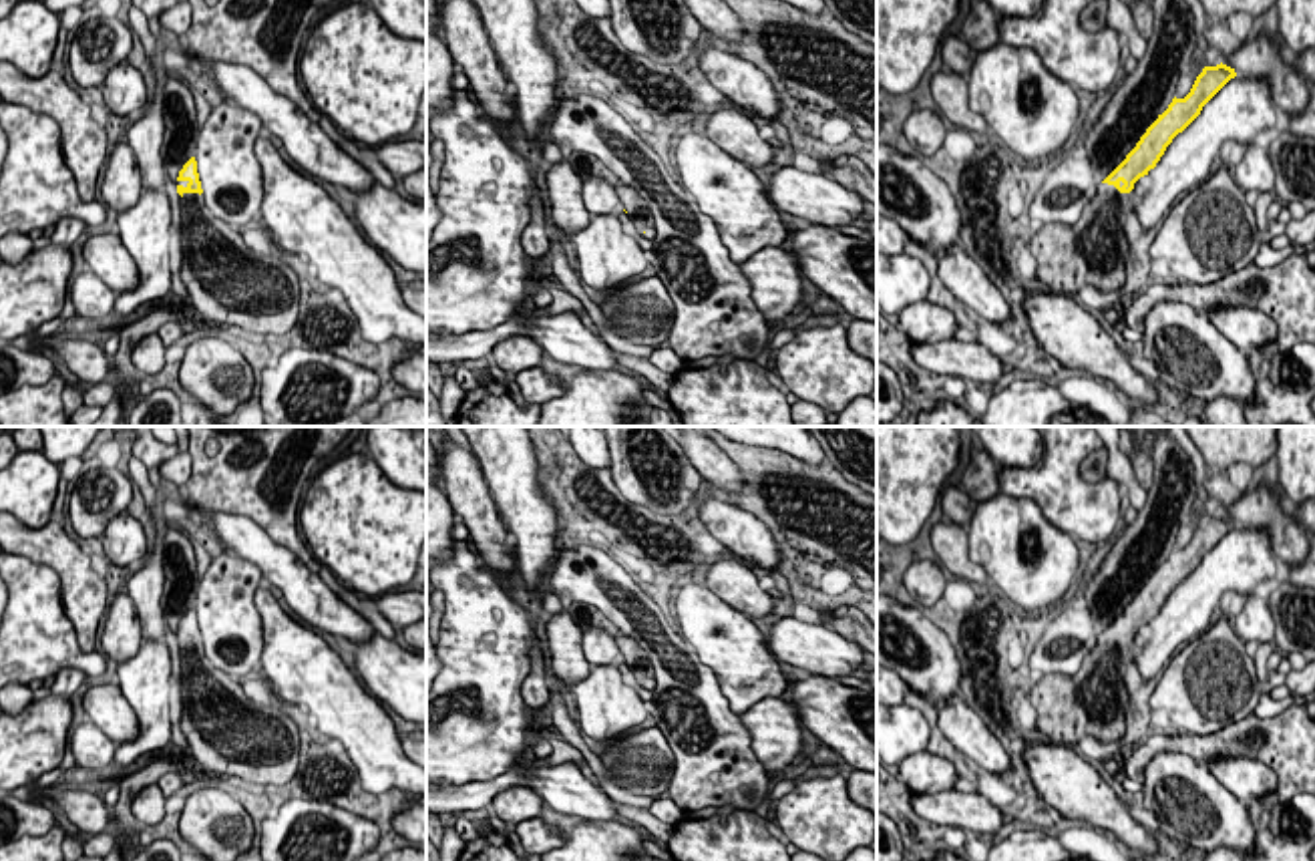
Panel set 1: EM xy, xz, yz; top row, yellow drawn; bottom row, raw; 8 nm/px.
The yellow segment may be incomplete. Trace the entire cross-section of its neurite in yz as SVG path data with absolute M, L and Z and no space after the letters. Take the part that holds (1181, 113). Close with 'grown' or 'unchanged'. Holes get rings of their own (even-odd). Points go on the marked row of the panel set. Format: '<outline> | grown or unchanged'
M1223 62L1204 66L1190 93L1184 99L1174 97L1126 159L1098 183L1096 195L1074 225L1052 221L1031 235L1029 251L1038 264L1038 278L1050 292L1068 296L1086 284L1116 294L1126 284L1130 245L1120 223L1118 195L1130 193L1134 183L1156 167L1172 139L1235 76L1235 68Z | grown

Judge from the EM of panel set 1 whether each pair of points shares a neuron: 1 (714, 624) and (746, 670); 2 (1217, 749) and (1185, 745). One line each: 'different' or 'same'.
1: same
2: same

